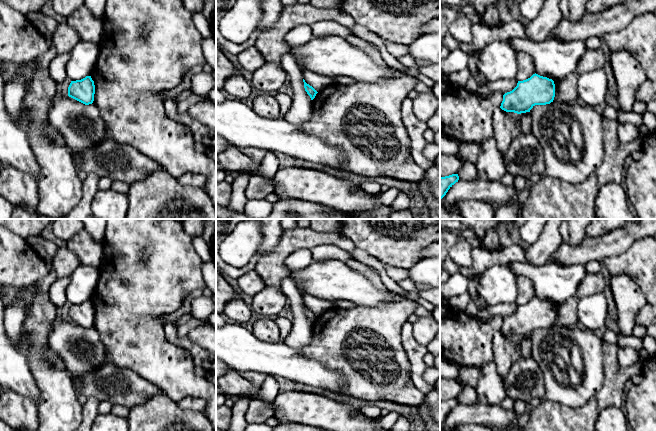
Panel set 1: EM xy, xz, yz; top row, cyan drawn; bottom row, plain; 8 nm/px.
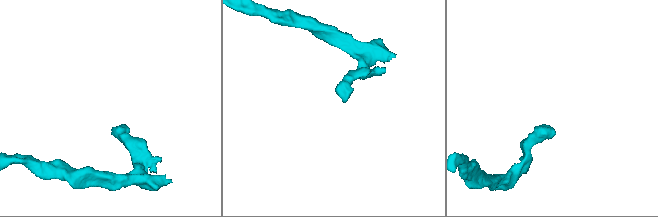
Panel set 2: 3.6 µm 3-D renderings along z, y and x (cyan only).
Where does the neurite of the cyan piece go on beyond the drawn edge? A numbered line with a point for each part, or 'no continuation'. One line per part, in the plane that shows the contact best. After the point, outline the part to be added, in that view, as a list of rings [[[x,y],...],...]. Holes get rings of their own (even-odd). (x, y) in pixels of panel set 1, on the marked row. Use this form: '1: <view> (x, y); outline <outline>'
no continuation

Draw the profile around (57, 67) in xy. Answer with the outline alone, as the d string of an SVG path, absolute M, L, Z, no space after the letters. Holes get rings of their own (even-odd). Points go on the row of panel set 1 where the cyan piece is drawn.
M69 54L57 55L50 63L49 70L57 84L62 83L66 78L66 64L69 60Z

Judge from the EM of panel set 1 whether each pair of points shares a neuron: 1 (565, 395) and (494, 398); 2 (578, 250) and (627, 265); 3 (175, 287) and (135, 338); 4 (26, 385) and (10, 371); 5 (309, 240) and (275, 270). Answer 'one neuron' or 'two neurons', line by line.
1: two neurons
2: two neurons
3: one neuron
4: one neuron
5: one neuron

